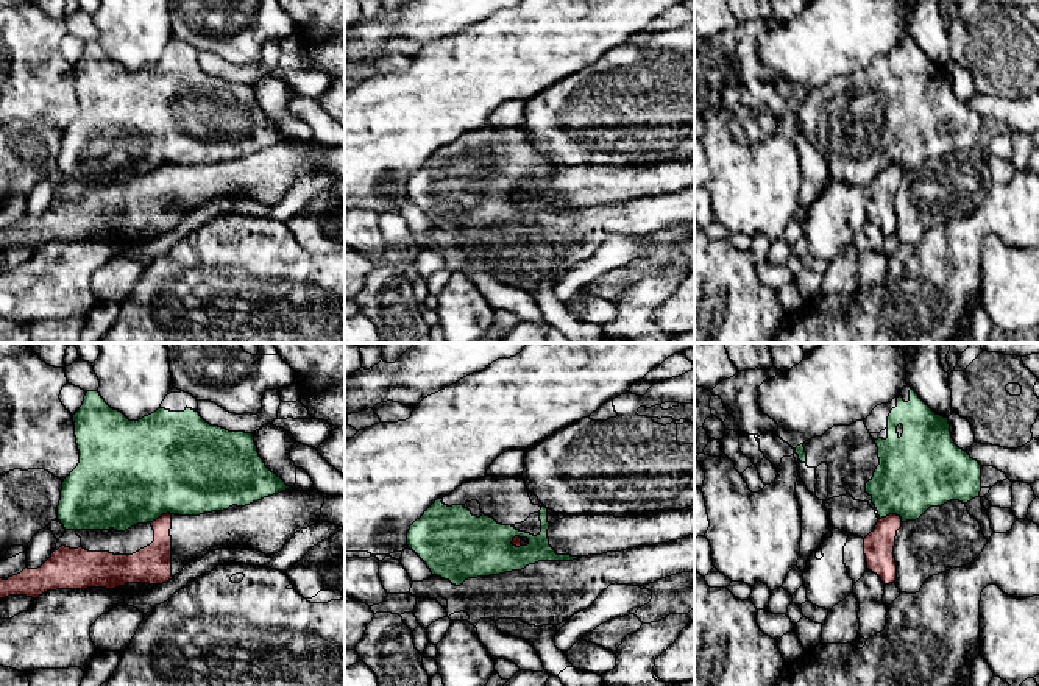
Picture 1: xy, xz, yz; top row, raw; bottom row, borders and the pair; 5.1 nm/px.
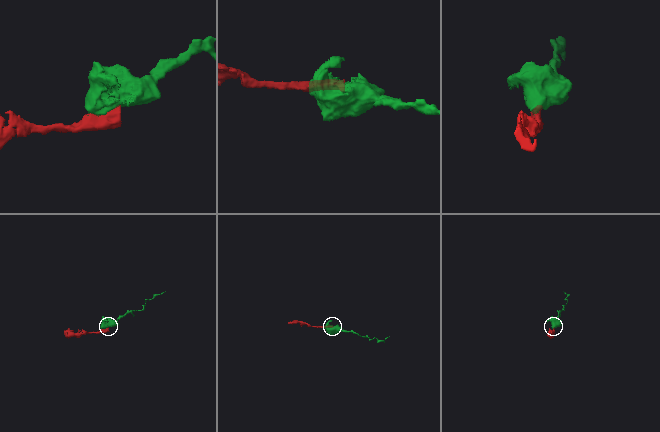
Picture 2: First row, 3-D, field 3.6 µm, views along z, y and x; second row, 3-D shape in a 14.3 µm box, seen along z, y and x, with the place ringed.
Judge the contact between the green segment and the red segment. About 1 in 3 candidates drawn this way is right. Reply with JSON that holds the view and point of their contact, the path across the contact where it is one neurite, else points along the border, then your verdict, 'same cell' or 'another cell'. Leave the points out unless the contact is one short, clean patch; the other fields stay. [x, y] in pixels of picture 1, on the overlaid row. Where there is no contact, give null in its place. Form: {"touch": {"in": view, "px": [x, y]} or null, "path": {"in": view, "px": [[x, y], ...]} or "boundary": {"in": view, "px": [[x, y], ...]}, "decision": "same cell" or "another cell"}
{"touch": {"in": "yz", "px": [891, 513]}, "decision": "another cell"}

